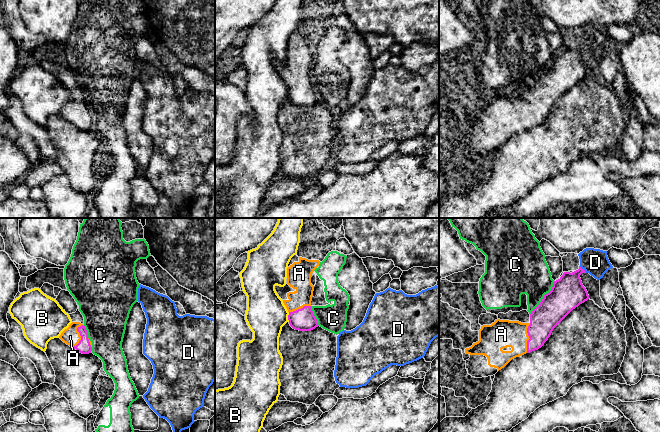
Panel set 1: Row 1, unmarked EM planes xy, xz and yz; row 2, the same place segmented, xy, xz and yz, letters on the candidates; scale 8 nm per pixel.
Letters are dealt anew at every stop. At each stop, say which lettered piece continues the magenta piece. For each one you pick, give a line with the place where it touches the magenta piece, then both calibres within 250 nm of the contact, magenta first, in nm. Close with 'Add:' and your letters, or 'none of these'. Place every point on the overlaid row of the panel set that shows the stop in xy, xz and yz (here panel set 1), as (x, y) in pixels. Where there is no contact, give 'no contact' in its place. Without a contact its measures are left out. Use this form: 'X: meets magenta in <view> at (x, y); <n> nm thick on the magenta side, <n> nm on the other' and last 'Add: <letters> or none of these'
A: meets magenta in yz at (529, 337); 220 nm thick on the magenta side, 220 nm on the other
Add: A

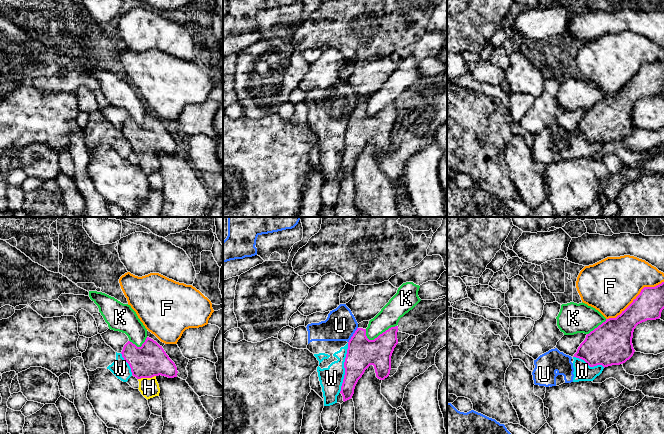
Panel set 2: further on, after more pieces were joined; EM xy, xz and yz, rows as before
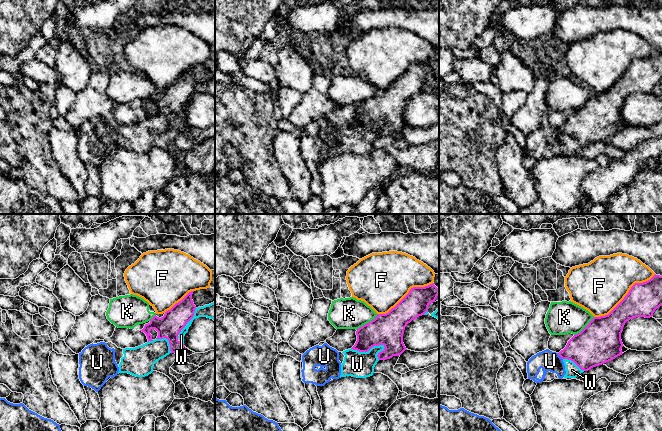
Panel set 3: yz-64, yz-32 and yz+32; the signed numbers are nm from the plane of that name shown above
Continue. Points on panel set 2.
H: meets magenta in xy at (146, 377); 260 nm thick on the magenta side, 160 nm on the other
Add: H

